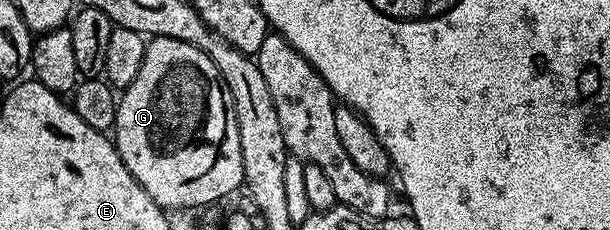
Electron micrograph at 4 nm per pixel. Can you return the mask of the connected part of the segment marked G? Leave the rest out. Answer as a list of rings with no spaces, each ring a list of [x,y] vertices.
[[[159,36],[146,41],[143,64],[139,64],[135,80],[120,91],[111,138],[127,172],[131,172],[147,196],[166,211],[209,206],[227,197],[232,190],[242,189],[245,173],[233,98],[213,61],[183,40]]]

